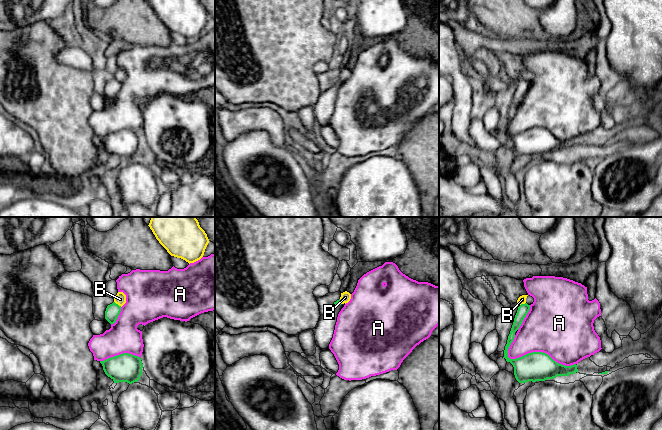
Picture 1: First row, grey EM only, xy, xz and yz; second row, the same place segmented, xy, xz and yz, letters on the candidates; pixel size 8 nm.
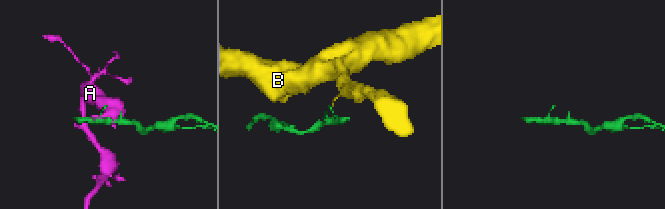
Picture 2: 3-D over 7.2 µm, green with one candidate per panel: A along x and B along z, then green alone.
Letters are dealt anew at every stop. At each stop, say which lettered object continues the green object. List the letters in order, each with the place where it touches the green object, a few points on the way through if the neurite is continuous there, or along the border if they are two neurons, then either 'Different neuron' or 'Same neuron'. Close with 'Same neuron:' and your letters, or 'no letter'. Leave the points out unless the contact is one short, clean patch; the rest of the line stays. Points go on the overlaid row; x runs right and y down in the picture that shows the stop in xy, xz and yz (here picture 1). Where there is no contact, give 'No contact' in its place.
A: Touches green at yz (538, 352). Different neuron
B: Touches green at xy (117, 304). Boundary: xy (114, 301), (121, 306). Different neuron
Same neuron: no letter

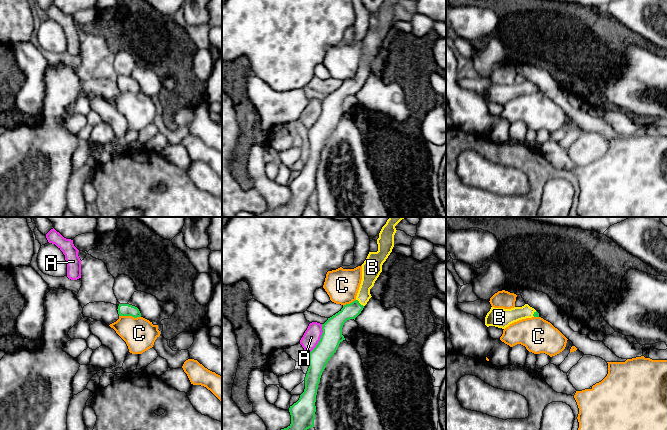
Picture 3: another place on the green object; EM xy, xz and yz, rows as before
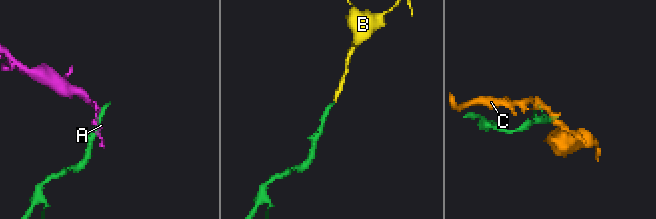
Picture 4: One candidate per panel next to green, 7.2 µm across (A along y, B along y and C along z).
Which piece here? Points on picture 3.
A: Touches green at xz (320, 339). Boundary: xz (322, 324), (320, 340), (309, 353). Different neuron
B: Touches green at xz (359, 303). Path across: xz (335, 323), (359, 303), (370, 274). Same neuron
C: Touches green at xy (130, 315). Boundary: xy (119, 315), (140, 317). Different neuron
Same neuron: B

